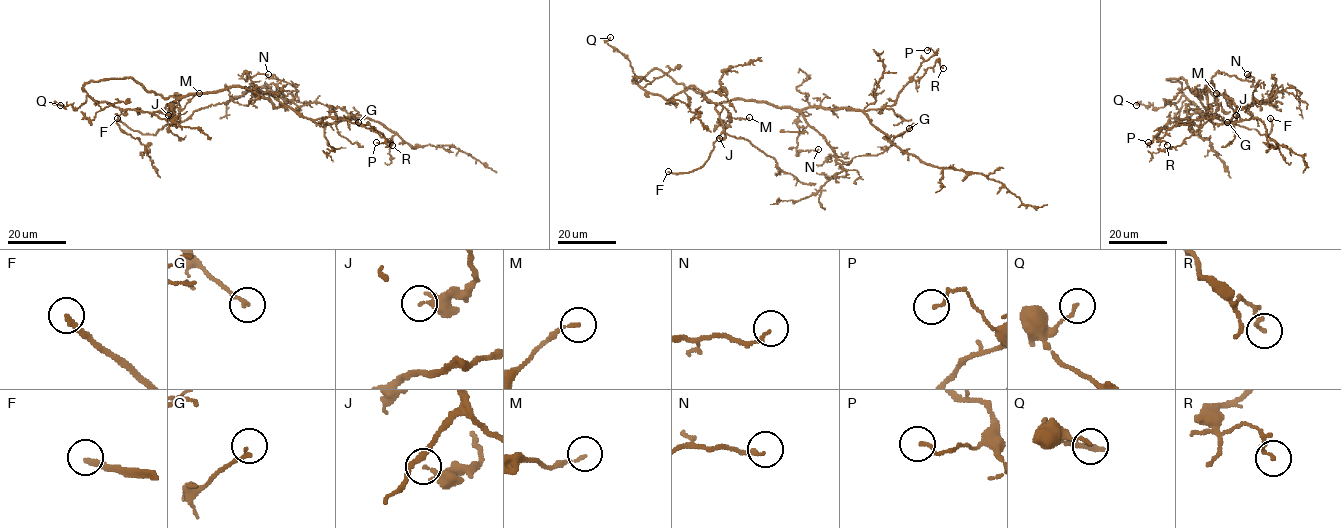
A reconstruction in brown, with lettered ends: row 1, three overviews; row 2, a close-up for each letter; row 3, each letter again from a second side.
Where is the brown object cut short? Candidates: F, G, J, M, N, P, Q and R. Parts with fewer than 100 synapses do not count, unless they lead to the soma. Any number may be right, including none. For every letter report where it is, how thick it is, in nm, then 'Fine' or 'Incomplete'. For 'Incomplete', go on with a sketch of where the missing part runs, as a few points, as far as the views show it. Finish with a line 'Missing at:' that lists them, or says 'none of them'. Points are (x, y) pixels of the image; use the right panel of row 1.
F: Place: (1270, 118). Thickness 200 nm. Incomplete. Course of what is missing: (1270, 118), (1260, 107), (1224, 90), (1207, 75), (1180, 78)
G: Place: (1227, 122). Thickness 130 nm. Fine
J: Place: (1236, 115). Thickness 320 nm. Fine
M: Place: (1216, 93). Thickness 120 nm. Fine
N: Place: (1247, 74). Thickness 160 nm. Fine
P: Place: (1148, 142). Thickness 110 nm. Fine
Q: Place: (1136, 105). Thickness 120 nm. Fine
R: Place: (1167, 145). Thickness 150 nm. Fine
Missing at: F

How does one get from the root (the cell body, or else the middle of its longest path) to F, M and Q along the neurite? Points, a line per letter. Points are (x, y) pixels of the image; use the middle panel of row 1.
F: (768, 104), (742, 99), (721, 101), (716, 110), (723, 131), (714, 142), (710, 157), (689, 172), (668, 171)
M: (768, 104), (710, 103), (657, 69), (633, 83), (667, 99), (694, 85), (722, 107), (722, 122), (749, 117)
Q: (768, 104), (742, 99), (710, 103), (657, 69), (633, 83), (637, 80), (630, 61), (606, 43), (610, 37)

